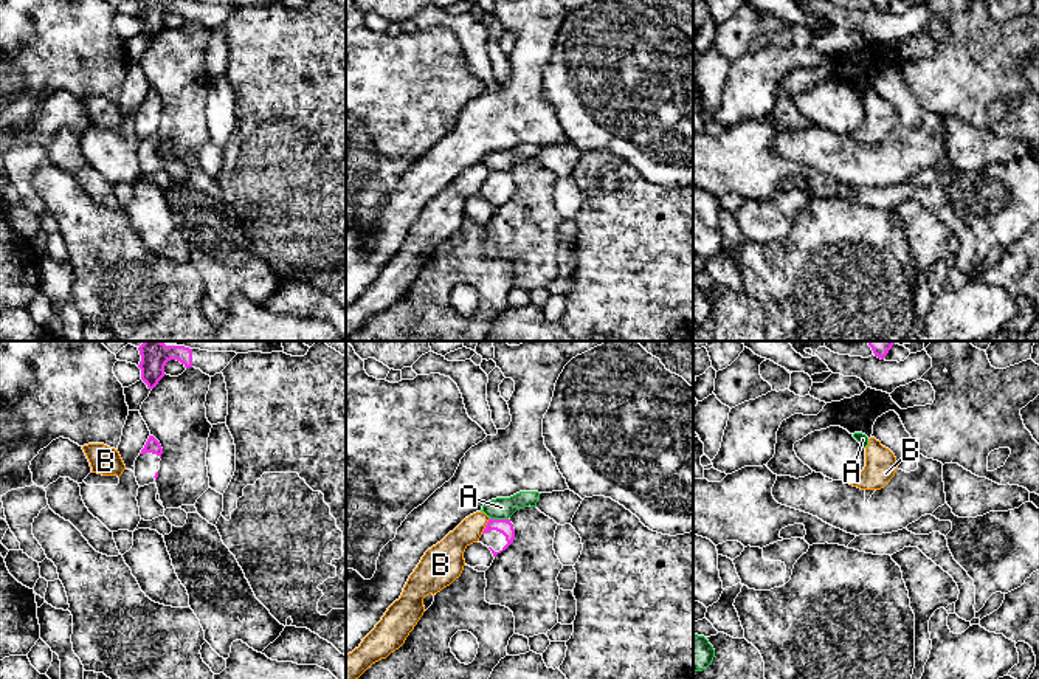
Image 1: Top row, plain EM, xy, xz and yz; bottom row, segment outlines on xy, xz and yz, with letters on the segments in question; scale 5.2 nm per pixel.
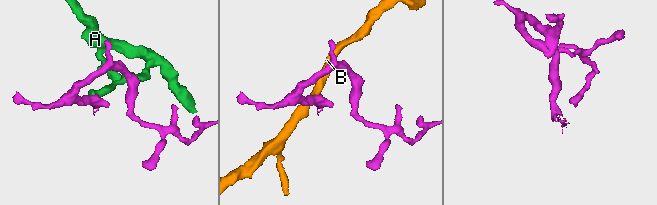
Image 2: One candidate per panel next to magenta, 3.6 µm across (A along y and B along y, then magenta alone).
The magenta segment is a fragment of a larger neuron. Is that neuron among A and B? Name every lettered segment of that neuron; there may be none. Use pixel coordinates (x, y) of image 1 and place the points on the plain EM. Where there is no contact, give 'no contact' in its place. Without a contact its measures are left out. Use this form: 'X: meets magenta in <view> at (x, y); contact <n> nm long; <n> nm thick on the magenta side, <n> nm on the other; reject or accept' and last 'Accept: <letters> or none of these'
A: meets magenta in xz at (500, 172); contact 100 nm long; 80 nm thick on the magenta side, 110 nm on the other; reject
B: meets magenta in xz at (486, 179); contact 100 nm long; 80 nm thick on the magenta side, 160 nm on the other; reject
Accept: none of these

